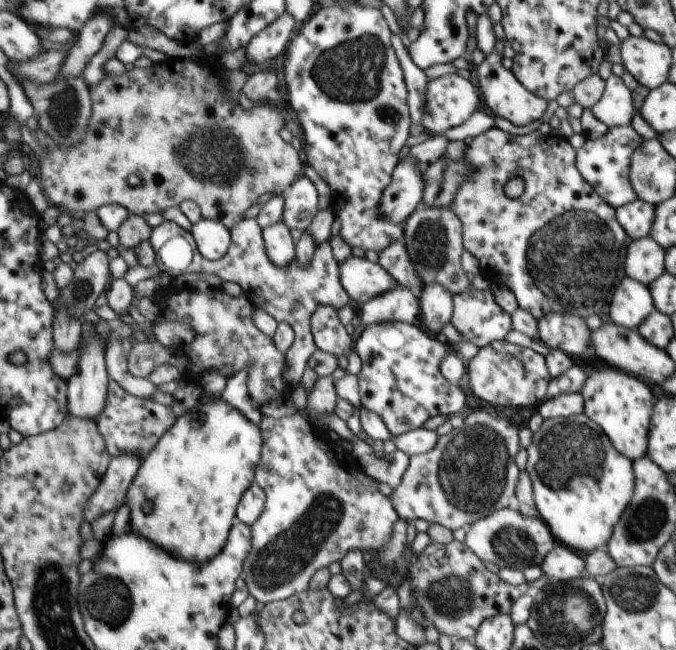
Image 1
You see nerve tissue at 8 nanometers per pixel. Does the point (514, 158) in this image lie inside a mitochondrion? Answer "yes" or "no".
no

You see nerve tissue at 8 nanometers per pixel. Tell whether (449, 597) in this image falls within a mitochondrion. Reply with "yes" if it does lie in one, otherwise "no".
yes

